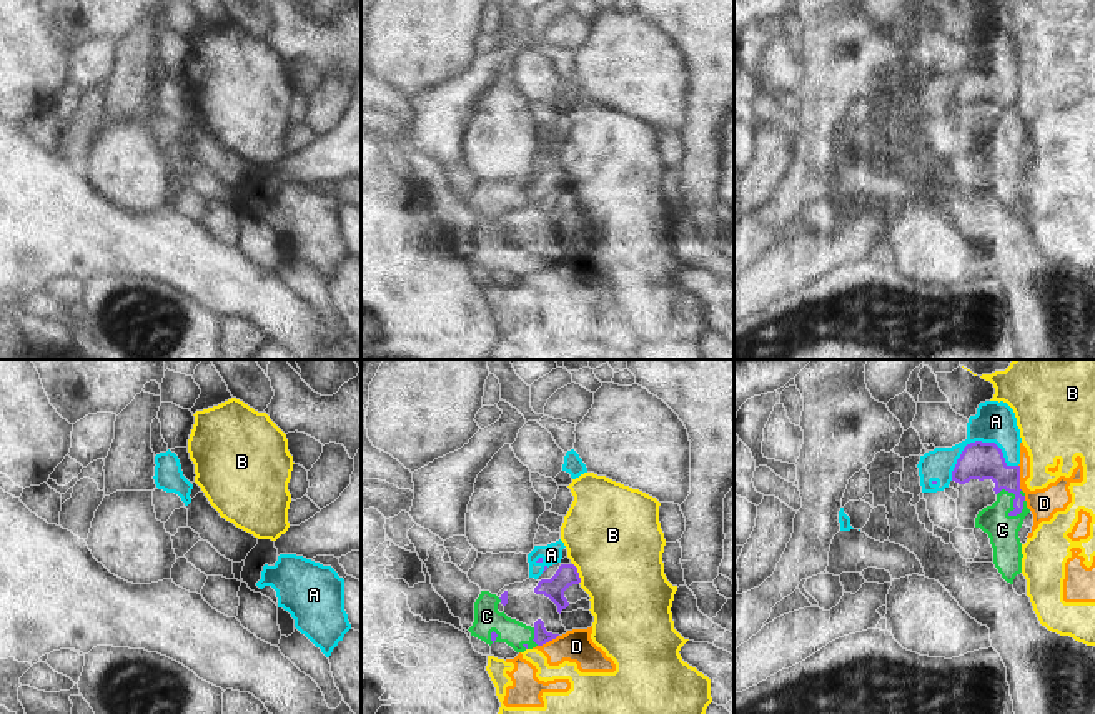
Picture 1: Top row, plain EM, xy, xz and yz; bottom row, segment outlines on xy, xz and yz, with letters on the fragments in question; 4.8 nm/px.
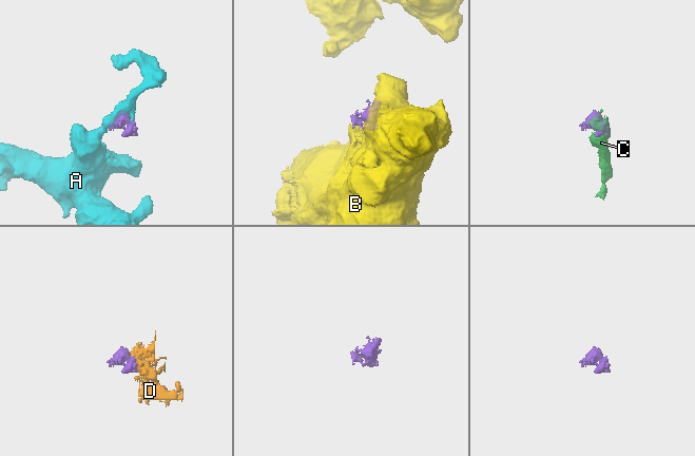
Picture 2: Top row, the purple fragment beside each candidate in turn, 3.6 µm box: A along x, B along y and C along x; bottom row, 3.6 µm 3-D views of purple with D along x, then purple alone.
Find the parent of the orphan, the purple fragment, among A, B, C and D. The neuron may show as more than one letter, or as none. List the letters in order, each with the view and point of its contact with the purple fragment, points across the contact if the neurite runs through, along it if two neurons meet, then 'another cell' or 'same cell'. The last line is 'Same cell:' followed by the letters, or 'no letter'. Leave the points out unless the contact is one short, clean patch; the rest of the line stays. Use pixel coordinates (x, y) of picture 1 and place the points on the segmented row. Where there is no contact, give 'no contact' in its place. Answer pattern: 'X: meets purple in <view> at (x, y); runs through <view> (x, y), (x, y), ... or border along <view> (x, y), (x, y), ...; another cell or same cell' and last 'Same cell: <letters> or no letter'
A: meets purple in yz at (977, 441); border along yz (1017, 465), (1009, 465), (994, 443), (971, 441), (951, 480); another cell
B: meets purple in xz at (578, 573); border along xz (573, 563), (579, 583); another cell
C: meets purple in yz at (1014, 503); same cell
D: meets purple in yz at (1019, 478); border along yz (1019, 465), (1019, 486), (1022, 490); another cell
Same cell: C

